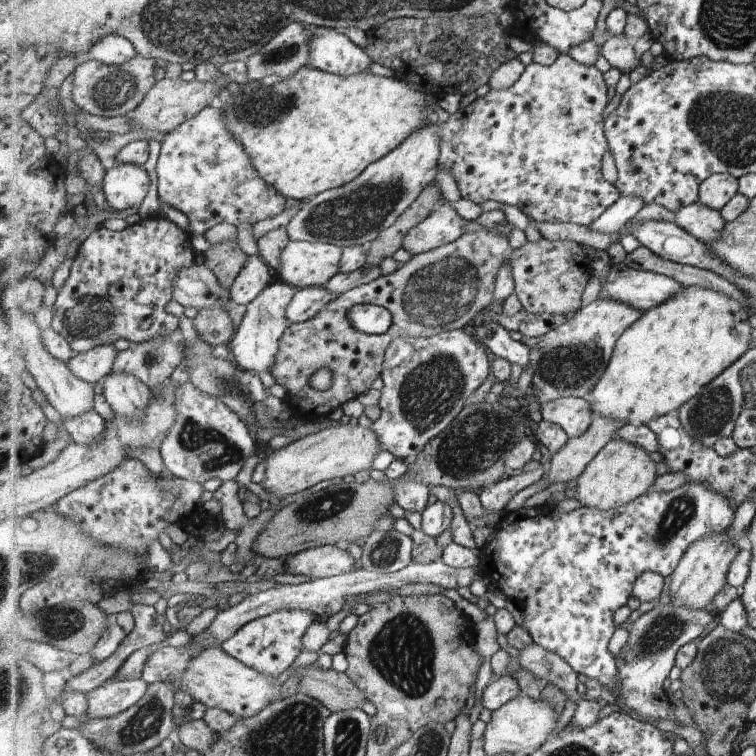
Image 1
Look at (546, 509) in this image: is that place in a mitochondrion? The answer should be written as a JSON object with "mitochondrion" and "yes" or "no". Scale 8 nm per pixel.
{"mitochondrion":"no"}

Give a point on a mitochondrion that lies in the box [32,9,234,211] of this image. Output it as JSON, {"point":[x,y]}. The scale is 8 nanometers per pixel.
{"point":[113,89]}

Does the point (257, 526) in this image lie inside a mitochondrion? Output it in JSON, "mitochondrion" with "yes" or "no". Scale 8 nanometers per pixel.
{"mitochondrion":"no"}

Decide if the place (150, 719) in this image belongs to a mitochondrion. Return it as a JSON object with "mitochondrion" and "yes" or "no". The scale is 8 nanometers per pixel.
{"mitochondrion":"yes"}

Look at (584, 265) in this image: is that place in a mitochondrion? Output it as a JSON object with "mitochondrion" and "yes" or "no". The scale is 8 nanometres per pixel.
{"mitochondrion":"no"}

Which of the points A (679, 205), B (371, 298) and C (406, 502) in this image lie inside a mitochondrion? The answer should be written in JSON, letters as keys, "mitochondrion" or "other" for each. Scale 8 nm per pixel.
{"A":"other","B":"other","C":"other"}

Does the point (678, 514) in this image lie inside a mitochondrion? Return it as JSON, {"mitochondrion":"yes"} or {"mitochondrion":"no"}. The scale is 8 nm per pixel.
{"mitochondrion":"yes"}

